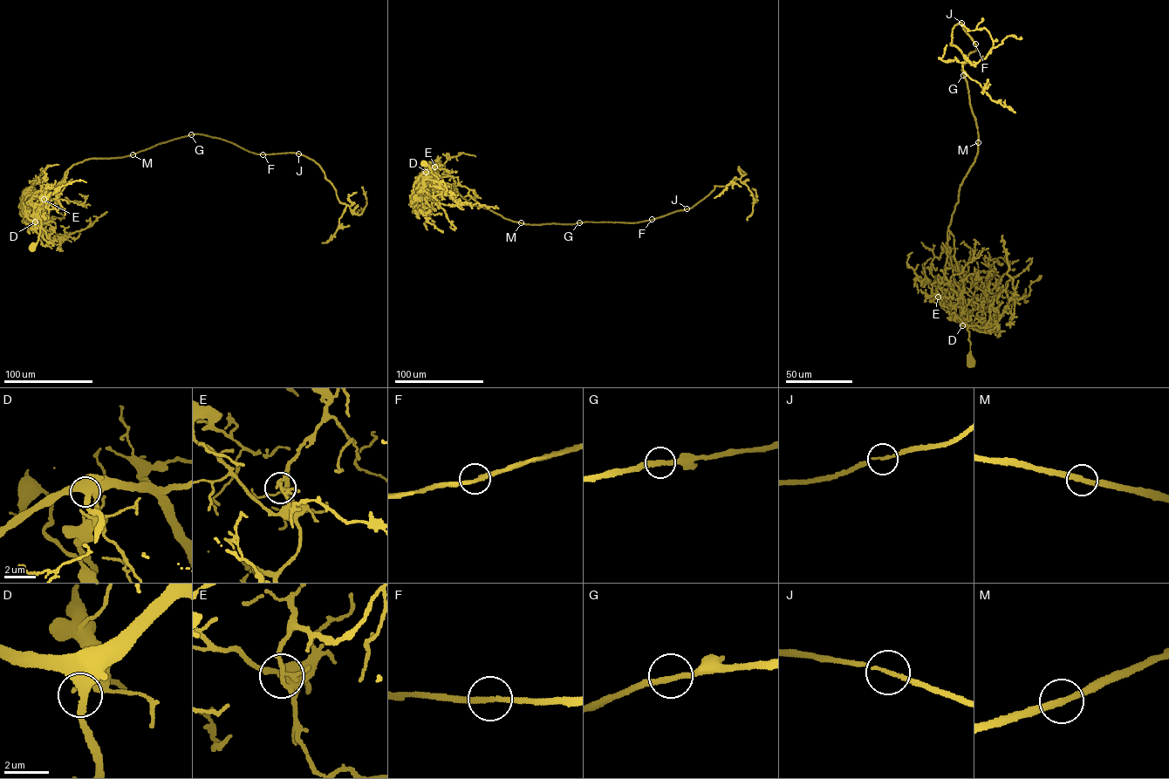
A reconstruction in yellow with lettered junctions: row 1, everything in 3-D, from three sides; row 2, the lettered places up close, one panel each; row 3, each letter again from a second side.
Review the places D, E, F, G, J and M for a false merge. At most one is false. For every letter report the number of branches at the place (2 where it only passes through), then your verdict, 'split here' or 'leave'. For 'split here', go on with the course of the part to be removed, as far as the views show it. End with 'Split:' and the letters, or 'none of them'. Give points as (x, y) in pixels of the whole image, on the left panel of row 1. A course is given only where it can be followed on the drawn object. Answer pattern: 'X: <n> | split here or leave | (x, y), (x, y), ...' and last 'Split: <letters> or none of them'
D: 2 | leave
E: 3 | leave
F: 2 | leave
G: 2 | leave
J: 2 | leave
M: 2 | leave
Split: none of them

